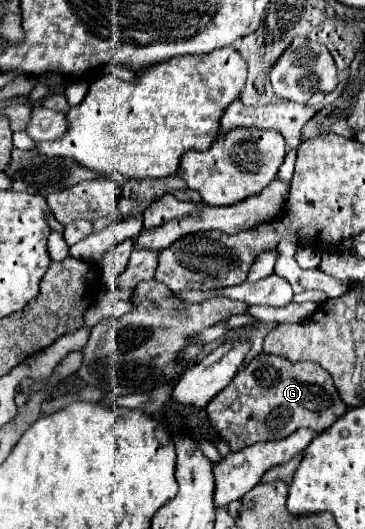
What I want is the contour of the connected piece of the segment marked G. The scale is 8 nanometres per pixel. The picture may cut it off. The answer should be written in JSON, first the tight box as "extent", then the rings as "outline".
{"extent":[207,354,347,450],"outline":[[[259,354],[253,358],[211,404],[207,414],[217,432],[229,442],[233,450],[243,446],[285,438],[297,428],[313,428],[315,432],[327,430],[347,406],[337,394],[333,378],[315,362],[289,362],[279,356]]]}

